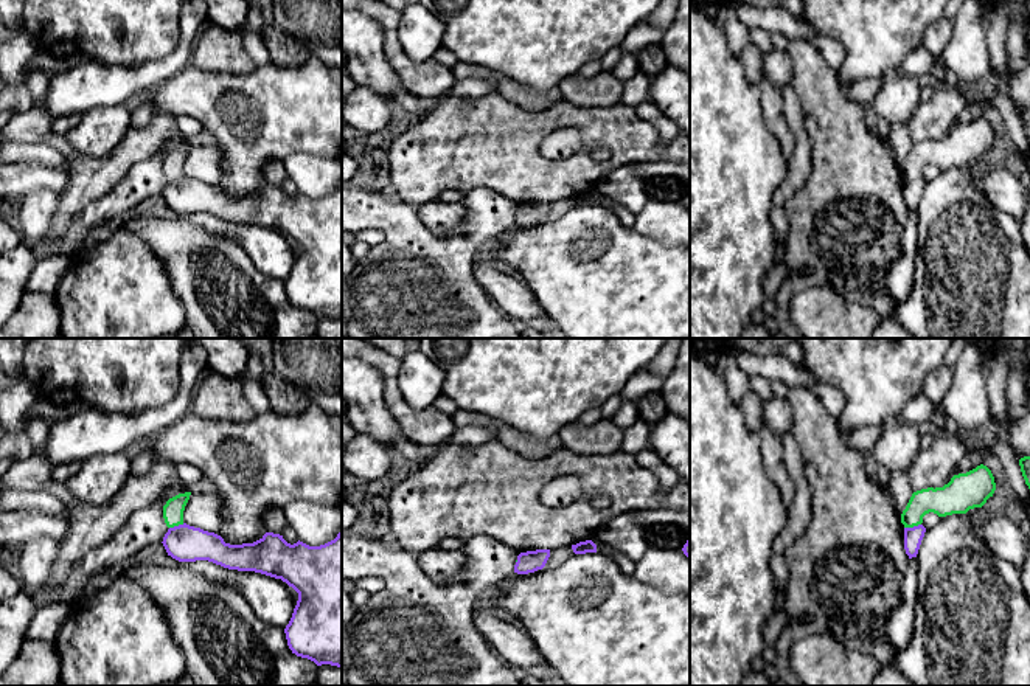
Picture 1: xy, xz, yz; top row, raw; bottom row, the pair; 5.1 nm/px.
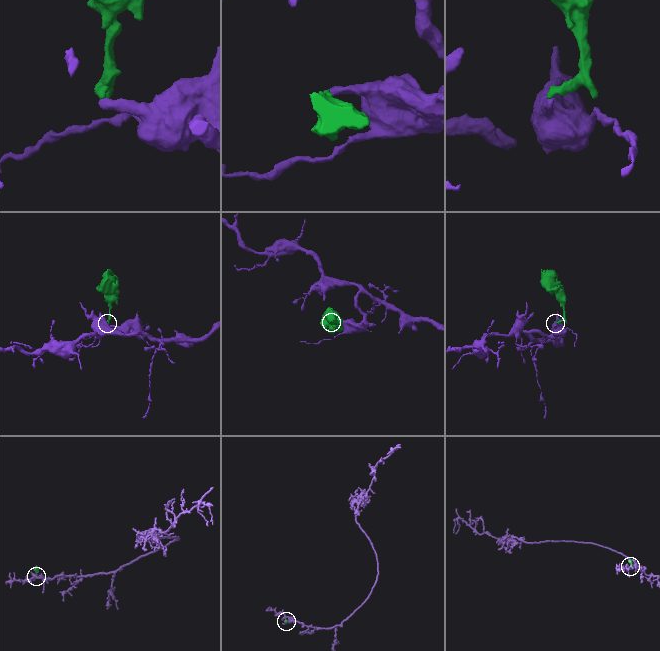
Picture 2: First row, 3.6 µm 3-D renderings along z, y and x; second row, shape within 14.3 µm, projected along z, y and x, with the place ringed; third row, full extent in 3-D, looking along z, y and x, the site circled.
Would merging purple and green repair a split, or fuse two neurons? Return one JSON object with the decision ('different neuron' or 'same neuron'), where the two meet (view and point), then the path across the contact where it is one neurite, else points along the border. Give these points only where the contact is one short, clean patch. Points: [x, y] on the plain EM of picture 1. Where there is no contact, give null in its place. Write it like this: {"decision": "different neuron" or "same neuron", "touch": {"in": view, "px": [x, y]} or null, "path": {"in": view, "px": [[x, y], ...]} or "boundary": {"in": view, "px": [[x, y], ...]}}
{"decision": "different neuron", "touch": {"in": "yz", "px": [914, 179]}, "boundary": {"in": "yz", "px": [[920, 176], [904, 180]]}}

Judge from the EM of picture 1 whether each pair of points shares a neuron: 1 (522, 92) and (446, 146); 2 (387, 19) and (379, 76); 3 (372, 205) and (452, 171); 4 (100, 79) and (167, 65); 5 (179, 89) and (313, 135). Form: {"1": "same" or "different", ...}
{"1": "different", "2": "different", "3": "different", "4": "same", "5": "same"}

